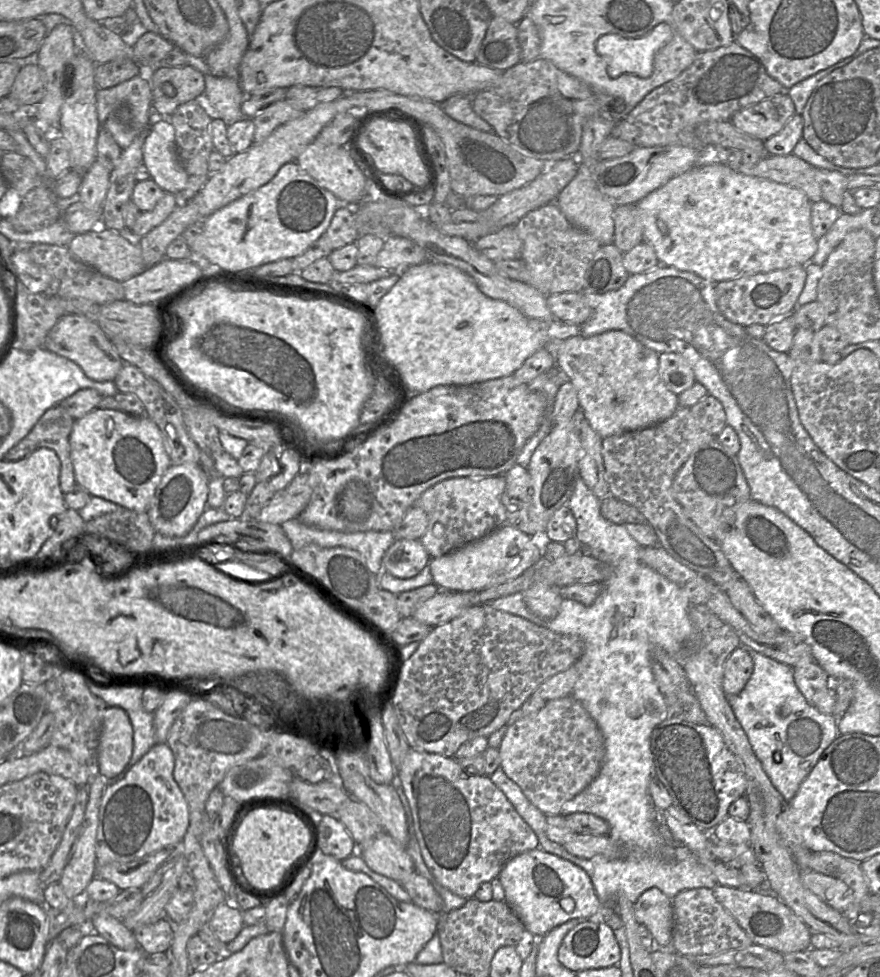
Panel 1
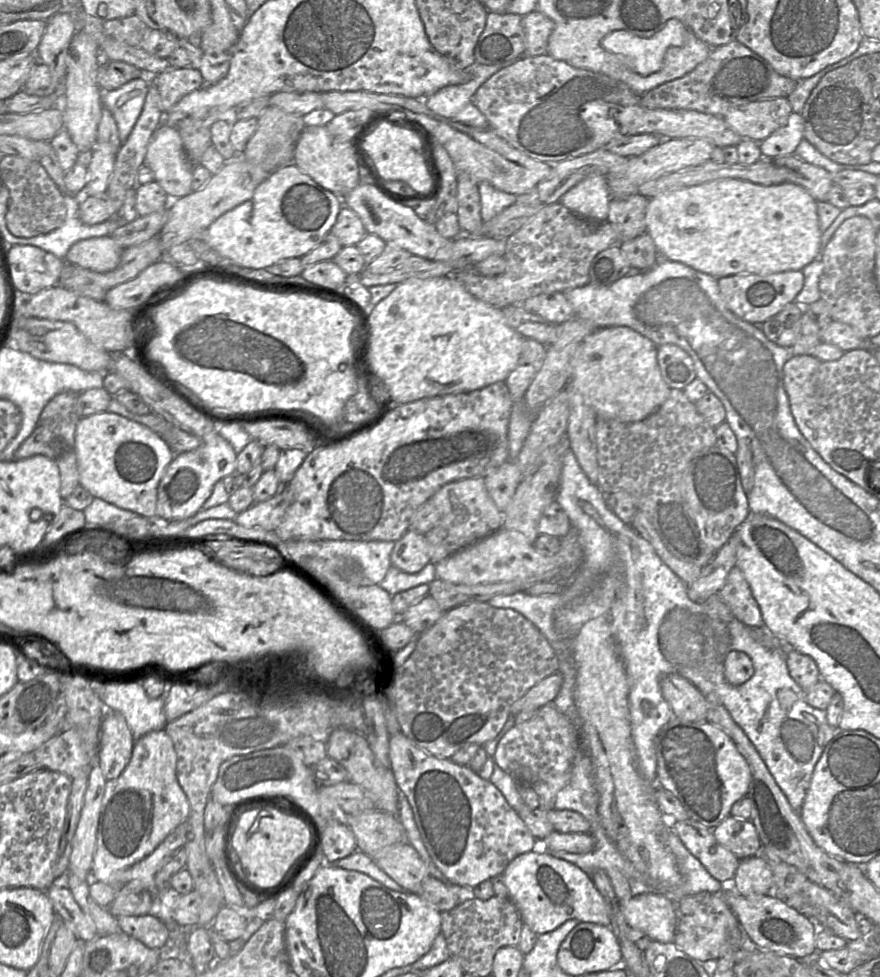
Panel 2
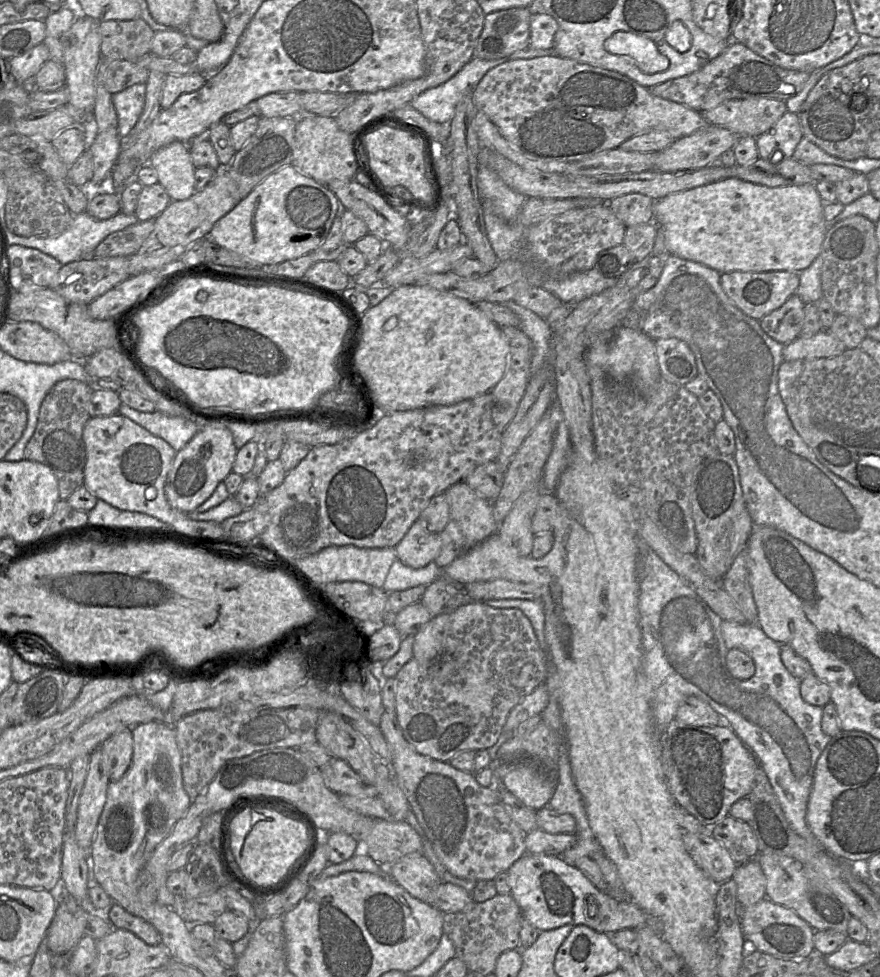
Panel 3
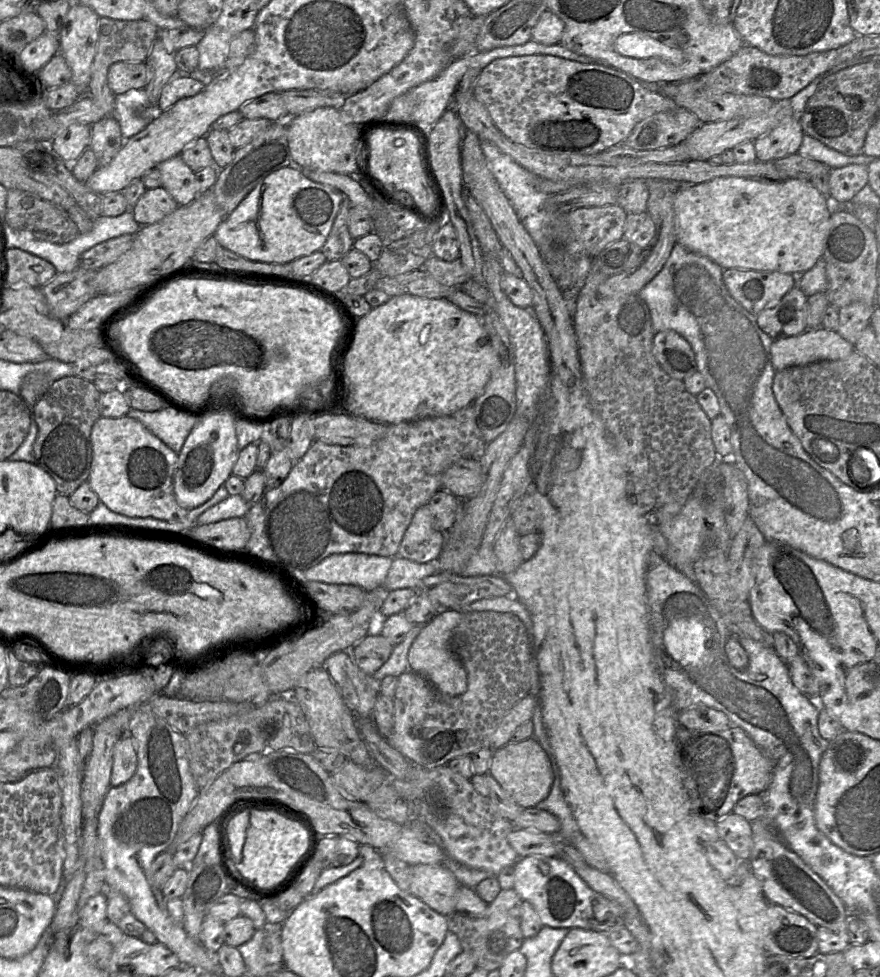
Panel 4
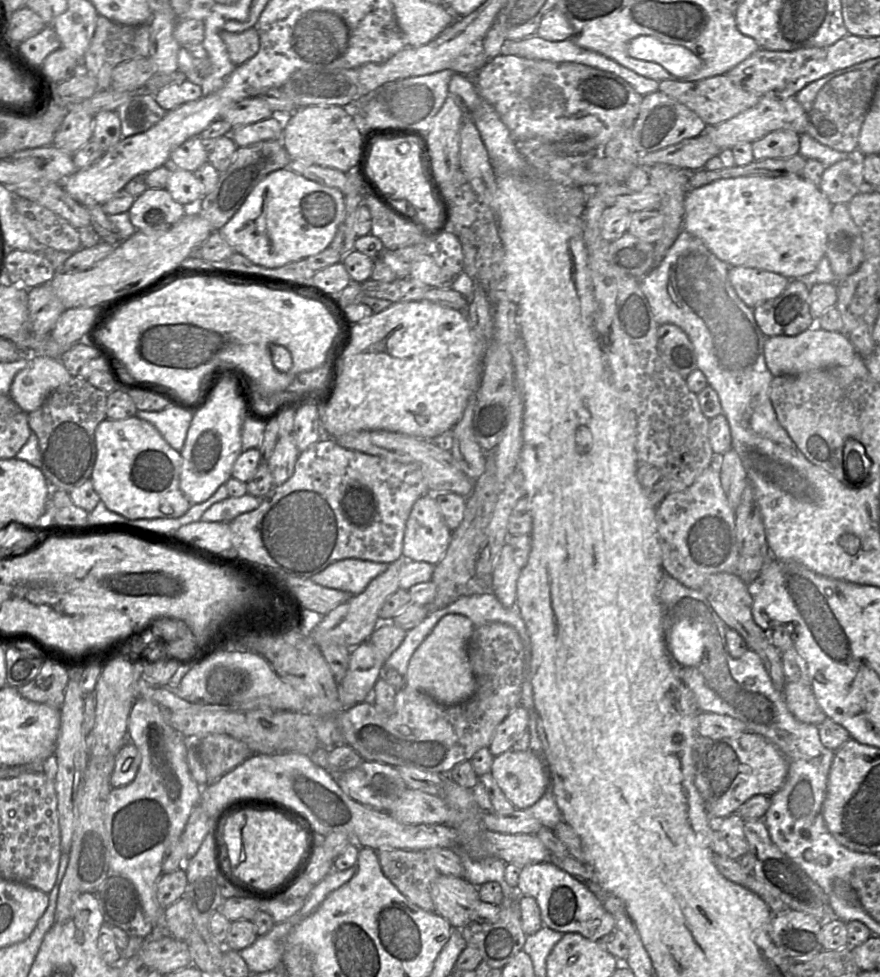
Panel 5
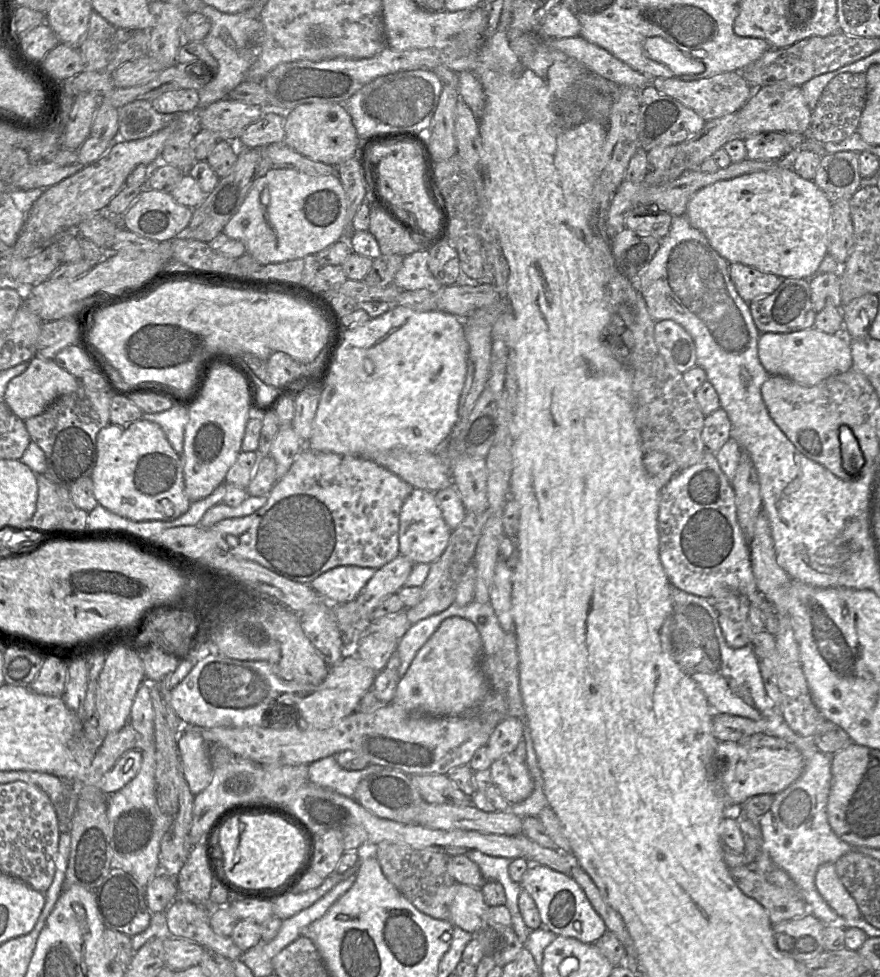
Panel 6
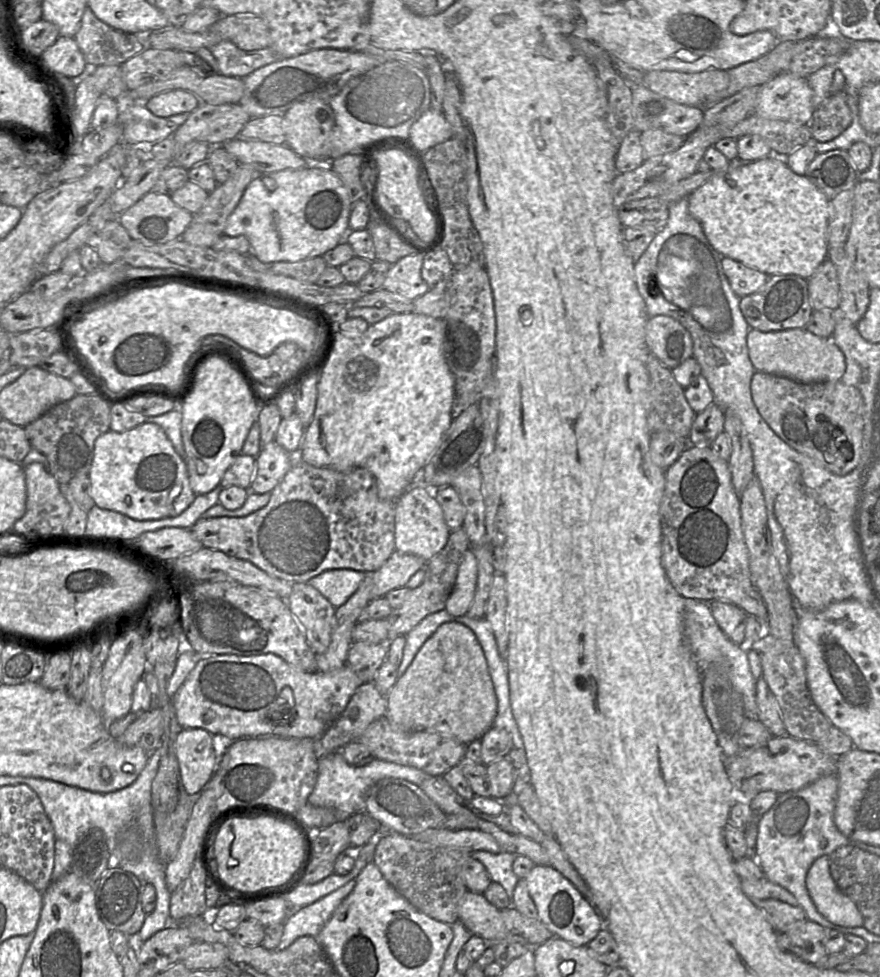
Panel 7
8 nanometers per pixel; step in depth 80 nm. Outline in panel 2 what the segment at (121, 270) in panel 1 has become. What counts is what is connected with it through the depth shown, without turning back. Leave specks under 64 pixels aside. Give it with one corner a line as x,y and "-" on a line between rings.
110,235
92,237
72,245
64,261
94,272
105,273
119,265
123,250

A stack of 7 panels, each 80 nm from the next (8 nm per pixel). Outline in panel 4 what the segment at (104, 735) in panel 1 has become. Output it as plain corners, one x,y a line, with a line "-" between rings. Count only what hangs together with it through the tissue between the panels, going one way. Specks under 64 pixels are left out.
122,736
113,748
111,787
118,787
129,781
135,774
136,769
136,745
130,736

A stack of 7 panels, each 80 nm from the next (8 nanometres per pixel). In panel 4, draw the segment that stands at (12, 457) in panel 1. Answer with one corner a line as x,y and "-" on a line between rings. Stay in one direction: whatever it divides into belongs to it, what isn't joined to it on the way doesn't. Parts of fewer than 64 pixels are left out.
67,376
54,381
31,407
38,427
33,445
35,463
54,480
58,494
69,497
83,482
88,481
92,463
91,430
101,417
101,394
92,381

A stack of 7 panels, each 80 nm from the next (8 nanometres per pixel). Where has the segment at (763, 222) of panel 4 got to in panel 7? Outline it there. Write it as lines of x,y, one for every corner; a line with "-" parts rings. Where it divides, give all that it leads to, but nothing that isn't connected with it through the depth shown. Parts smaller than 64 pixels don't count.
771,155
714,175
689,195
688,209
718,253
768,276
797,275
808,280
827,259
830,200
806,175
794,173
783,157

